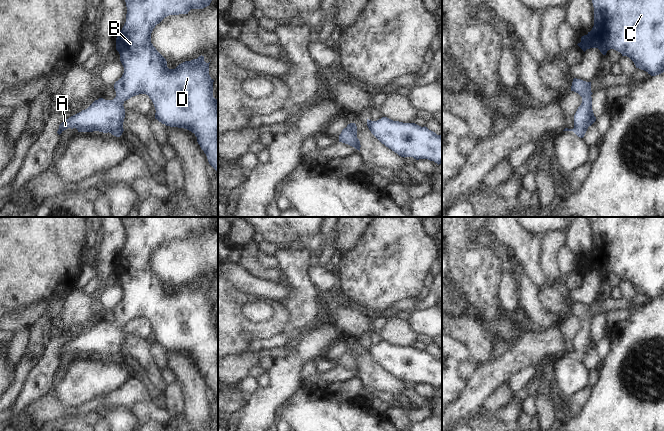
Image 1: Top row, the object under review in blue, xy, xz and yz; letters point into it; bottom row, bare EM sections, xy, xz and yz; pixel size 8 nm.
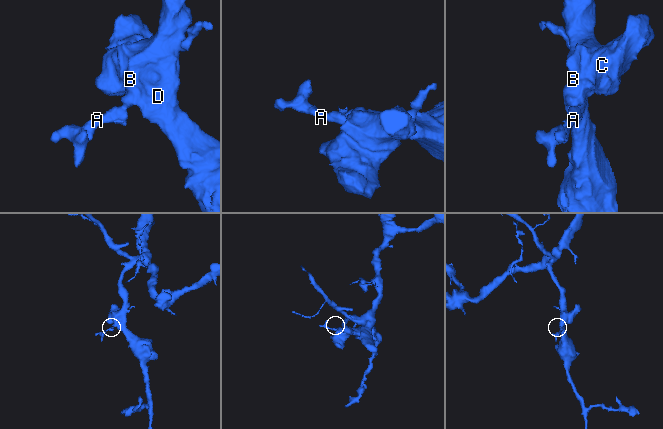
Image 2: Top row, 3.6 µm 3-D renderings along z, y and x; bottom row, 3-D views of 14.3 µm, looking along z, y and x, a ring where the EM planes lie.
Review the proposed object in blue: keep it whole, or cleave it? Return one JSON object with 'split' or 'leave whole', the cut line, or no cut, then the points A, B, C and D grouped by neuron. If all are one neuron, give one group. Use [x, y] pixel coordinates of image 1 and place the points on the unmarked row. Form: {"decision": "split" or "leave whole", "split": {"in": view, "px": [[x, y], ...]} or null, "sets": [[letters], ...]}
{"decision": "leave whole", "split": null, "sets": [["A", "B", "C", "D"]]}

